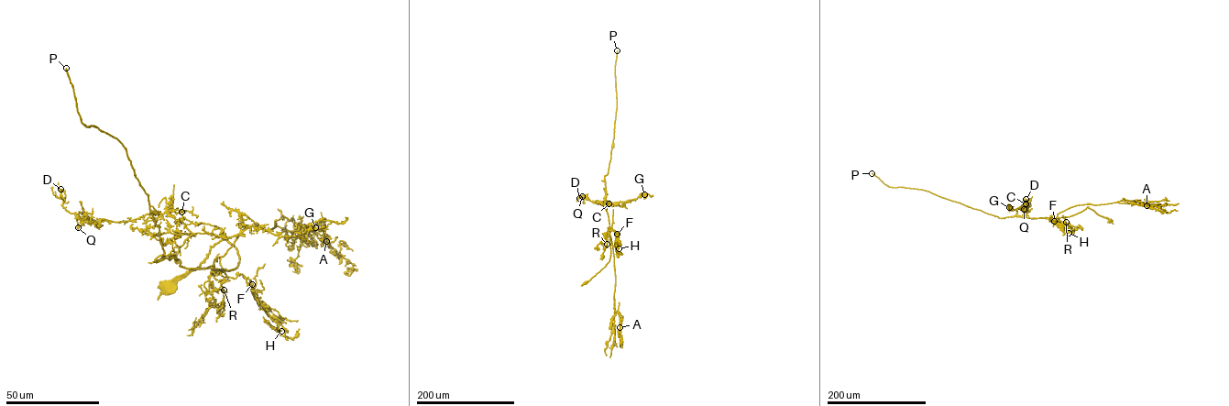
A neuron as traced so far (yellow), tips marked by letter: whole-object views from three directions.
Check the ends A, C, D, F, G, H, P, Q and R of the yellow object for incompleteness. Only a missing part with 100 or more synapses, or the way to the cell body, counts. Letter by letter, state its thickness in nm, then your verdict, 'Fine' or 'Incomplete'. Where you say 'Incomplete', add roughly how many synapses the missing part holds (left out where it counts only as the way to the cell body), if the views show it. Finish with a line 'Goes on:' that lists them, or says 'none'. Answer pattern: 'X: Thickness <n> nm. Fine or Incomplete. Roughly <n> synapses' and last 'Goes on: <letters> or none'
A: Thickness 650 nm. Incomplete. Roughly 180 synapses
C: Thickness 150 nm. Fine
D: Thickness 600 nm. Fine
F: Thickness 460 nm. Fine
G: Thickness 90 nm. Fine
H: Thickness 130 nm. Fine
P: Thickness 360 nm. Incomplete. Roughly 2000 synapses
Q: Thickness 600 nm. Fine
R: Thickness 120 nm. Fine
Goes on: A, P

